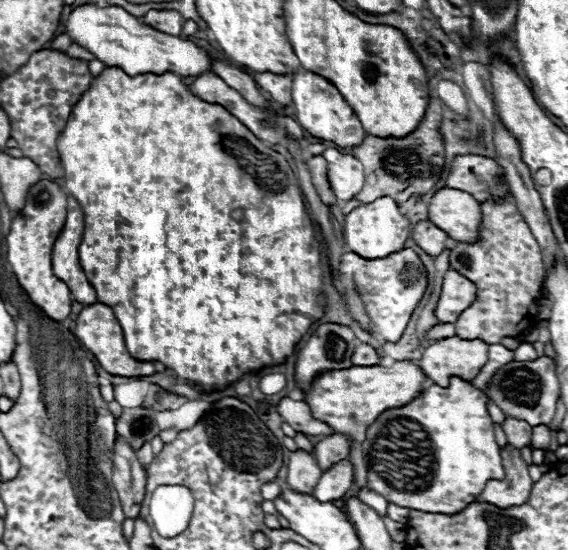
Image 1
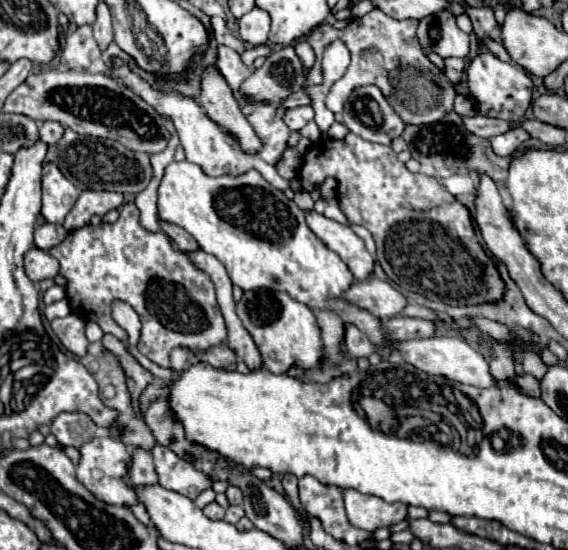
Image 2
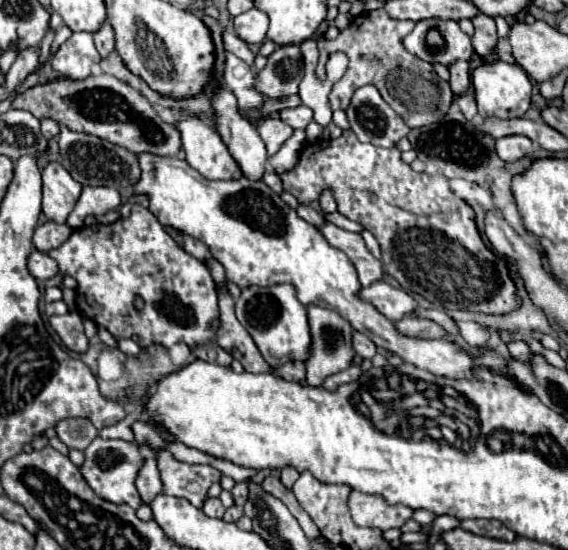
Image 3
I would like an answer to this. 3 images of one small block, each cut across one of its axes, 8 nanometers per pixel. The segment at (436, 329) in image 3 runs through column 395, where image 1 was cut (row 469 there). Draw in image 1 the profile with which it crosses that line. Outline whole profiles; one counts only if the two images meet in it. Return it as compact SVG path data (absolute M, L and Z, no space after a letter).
M330 434L314 446L314 458L322 470L350 456L350 440L344 434Z

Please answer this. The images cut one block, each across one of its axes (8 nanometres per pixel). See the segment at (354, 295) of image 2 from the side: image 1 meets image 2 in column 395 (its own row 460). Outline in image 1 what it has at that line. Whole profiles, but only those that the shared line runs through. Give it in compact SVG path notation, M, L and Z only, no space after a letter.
M304 450L290 452L286 482L292 490L312 494L314 486L320 480L320 474L322 474L322 470L320 470L320 466L312 454L308 454Z

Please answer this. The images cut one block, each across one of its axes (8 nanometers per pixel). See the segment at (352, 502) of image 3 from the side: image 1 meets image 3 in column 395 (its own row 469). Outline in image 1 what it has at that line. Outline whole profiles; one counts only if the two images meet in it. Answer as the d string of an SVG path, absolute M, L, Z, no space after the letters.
M506 444L500 450L500 456L506 468L504 480L490 480L478 498L498 508L520 506L528 500L528 494L532 488L532 480L528 476L528 464L522 460L520 450L516 450L510 444Z

